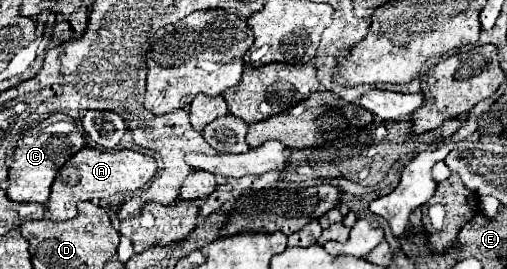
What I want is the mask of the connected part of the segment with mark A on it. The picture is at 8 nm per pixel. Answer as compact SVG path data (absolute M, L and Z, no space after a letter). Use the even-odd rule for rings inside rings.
M83 147L73 159L69 159L57 173L53 187L51 187L51 197L47 203L47 213L51 221L65 221L73 219L77 209L77 201L91 201L91 199L105 199L117 193L129 193L129 191L139 191L147 185L147 181L155 175L157 163L153 157L131 151L131 149L121 149L121 151L99 151L93 147Z

